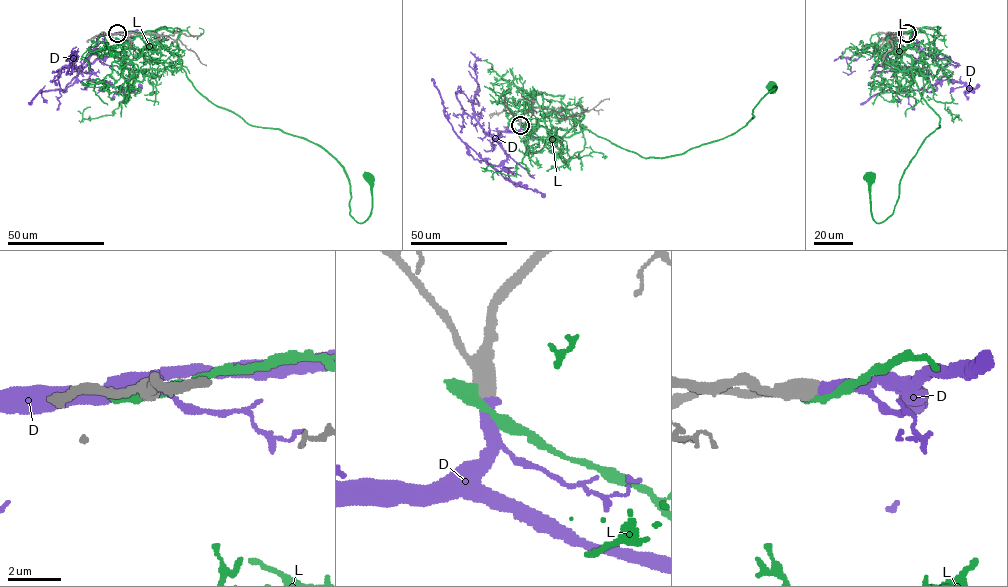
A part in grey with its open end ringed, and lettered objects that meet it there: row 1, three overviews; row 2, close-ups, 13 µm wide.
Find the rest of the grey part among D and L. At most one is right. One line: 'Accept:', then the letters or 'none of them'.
Accept: D

